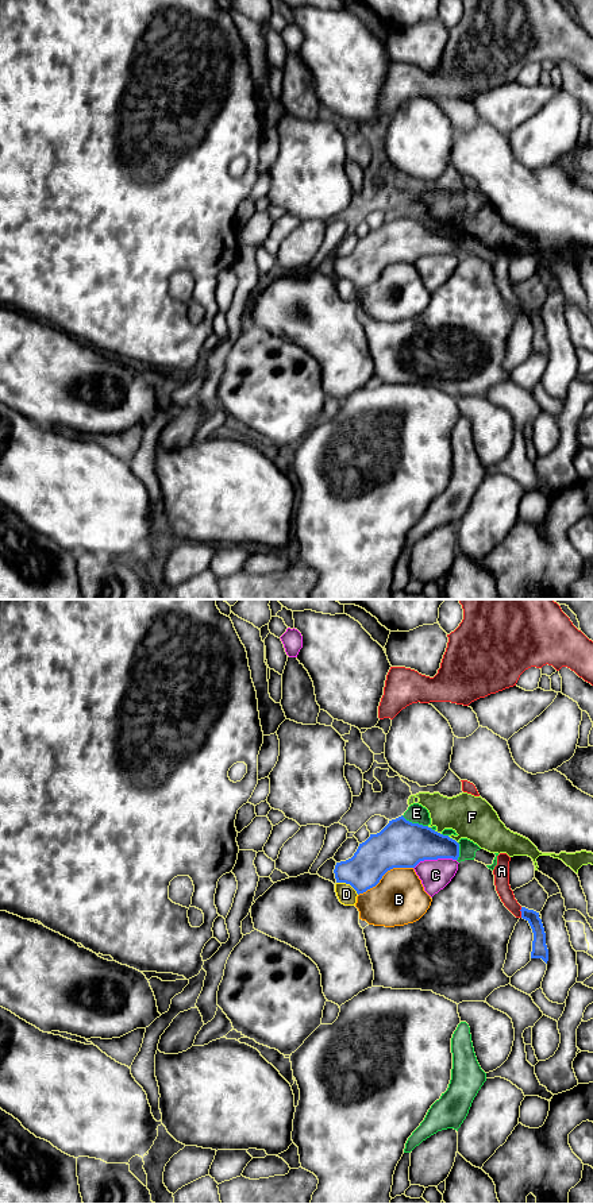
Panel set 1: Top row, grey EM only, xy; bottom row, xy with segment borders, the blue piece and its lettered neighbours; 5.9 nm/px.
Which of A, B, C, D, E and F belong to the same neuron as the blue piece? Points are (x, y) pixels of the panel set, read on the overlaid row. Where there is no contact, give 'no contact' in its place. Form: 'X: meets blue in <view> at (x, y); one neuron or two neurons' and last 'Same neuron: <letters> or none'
A: meets blue in xy at (522, 913); two neurons
B: meets blue in xy at (384, 873); two neurons
C: meets blue in xy at (434, 859); two neurons
D: meets blue in xy at (347, 883); two neurons
E: meets blue in xy at (415, 824); two neurons
F: meets blue in xy at (451, 838); two neurons
Same neuron: none

